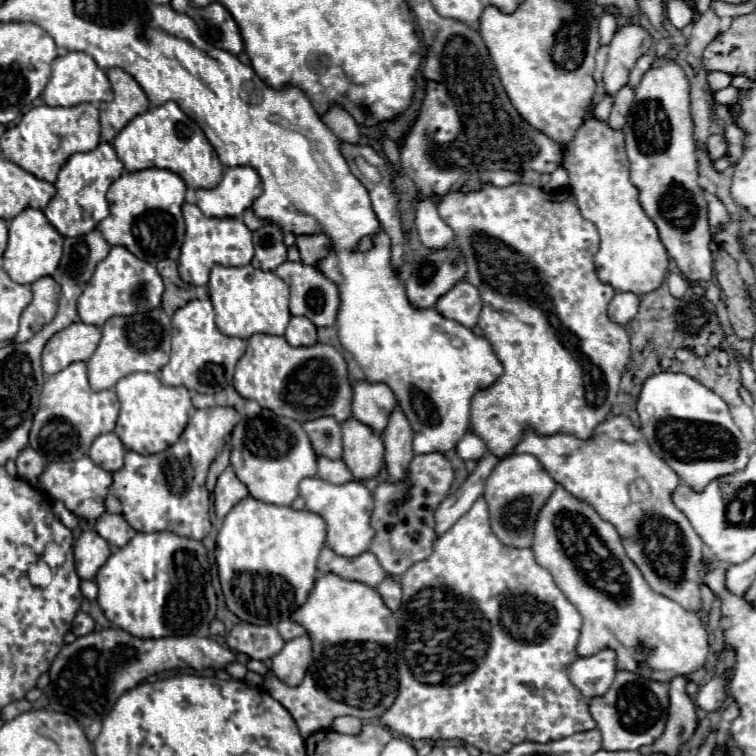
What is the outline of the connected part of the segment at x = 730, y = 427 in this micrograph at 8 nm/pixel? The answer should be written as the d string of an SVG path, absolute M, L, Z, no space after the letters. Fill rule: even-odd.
M661 372L645 380L637 402L637 412L641 416L641 432L645 442L651 446L655 454L659 454L673 468L673 472L681 478L681 482L695 492L703 492L705 486L715 478L743 470L749 462L749 444L743 438L737 424L733 422L727 402L687 374Z

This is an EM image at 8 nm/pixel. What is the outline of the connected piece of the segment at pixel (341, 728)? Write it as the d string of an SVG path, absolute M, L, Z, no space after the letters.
M341 716L341 718L333 720L331 730L341 732L341 734L361 734L361 726L363 726L363 722L361 722L359 718L353 718L353 716Z

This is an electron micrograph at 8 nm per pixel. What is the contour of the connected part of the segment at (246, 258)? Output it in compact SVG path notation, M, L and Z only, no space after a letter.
M183 204L185 240L179 256L179 276L187 284L203 286L209 282L209 270L213 264L221 266L245 266L253 258L251 230L239 218L207 218L195 204Z

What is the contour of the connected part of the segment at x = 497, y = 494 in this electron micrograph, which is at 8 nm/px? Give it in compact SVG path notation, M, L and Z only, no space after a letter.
M513 454L499 460L485 482L485 494L483 494L489 506L489 520L495 536L505 546L531 548L539 510L545 506L555 488L557 488L555 480L545 472L545 468L535 456Z

